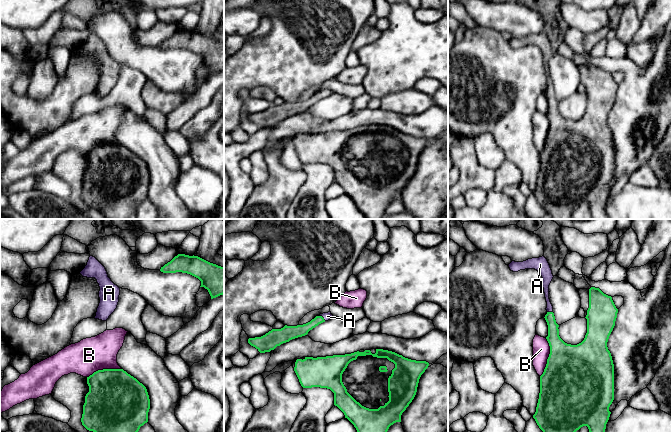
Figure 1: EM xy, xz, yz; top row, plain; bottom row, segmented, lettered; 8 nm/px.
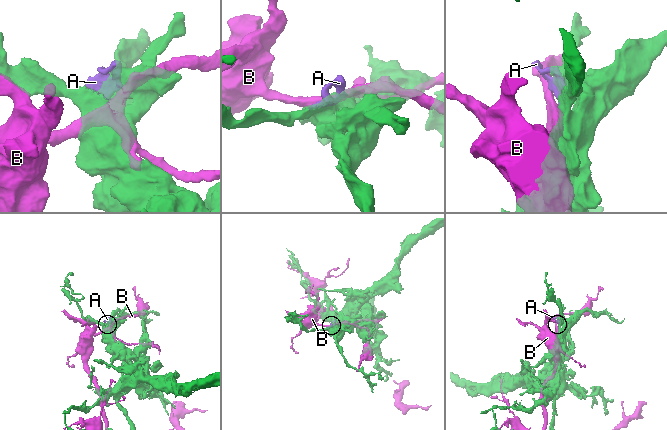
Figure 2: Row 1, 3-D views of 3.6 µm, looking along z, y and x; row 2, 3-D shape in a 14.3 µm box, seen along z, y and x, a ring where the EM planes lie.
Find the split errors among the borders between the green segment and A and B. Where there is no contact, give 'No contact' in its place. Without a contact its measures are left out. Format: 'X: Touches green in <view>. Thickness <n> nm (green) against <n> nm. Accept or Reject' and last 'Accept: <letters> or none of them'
A: Touches green in xz. Thickness 100 nm (green) against 60 nm. Accept
B: Touches green in yz. Thickness 480 nm (green) against 140 nm. Reject
Accept: A

